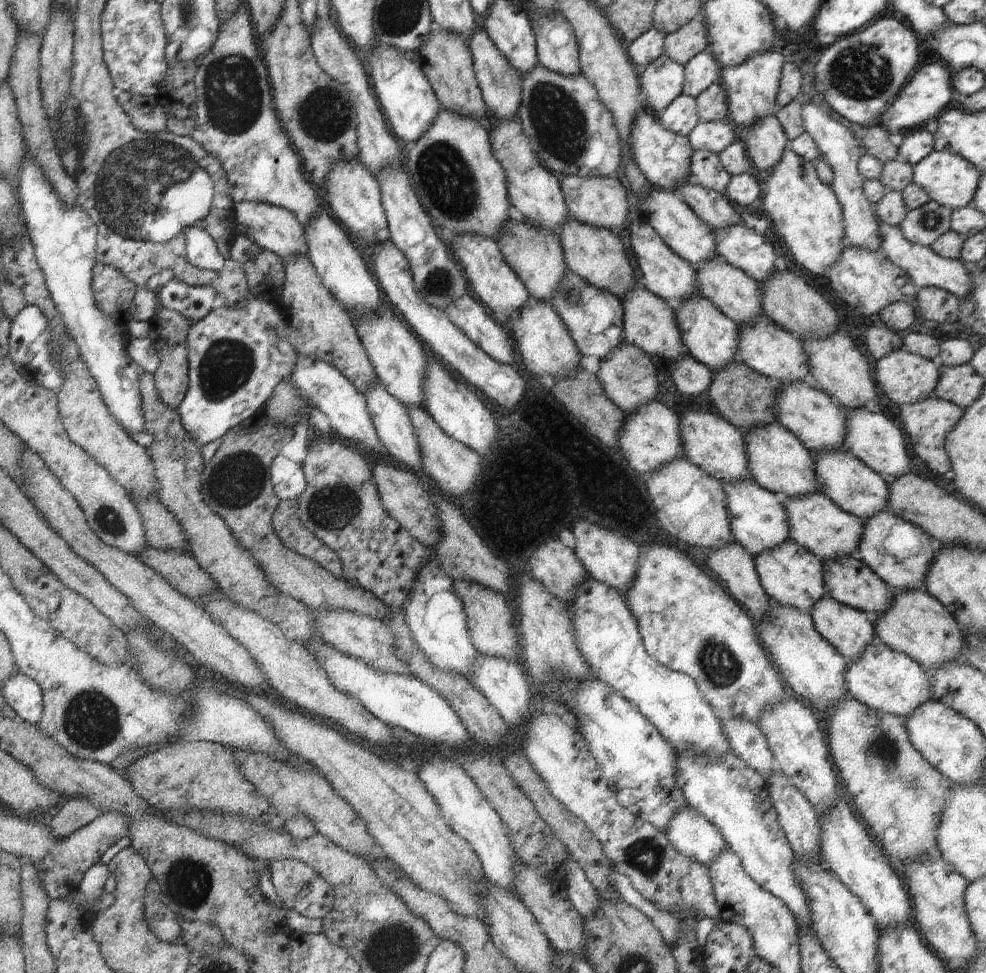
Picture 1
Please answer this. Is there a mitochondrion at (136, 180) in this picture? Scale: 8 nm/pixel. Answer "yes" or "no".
yes

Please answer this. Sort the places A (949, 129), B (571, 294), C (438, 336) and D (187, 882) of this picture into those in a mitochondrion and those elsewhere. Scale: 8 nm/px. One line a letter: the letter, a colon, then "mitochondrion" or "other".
A: other
B: mitochondrion
C: other
D: mitochondrion

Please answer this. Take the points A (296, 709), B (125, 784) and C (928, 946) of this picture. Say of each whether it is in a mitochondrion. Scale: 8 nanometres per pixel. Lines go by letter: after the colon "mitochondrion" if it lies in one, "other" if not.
A: other
B: other
C: other

